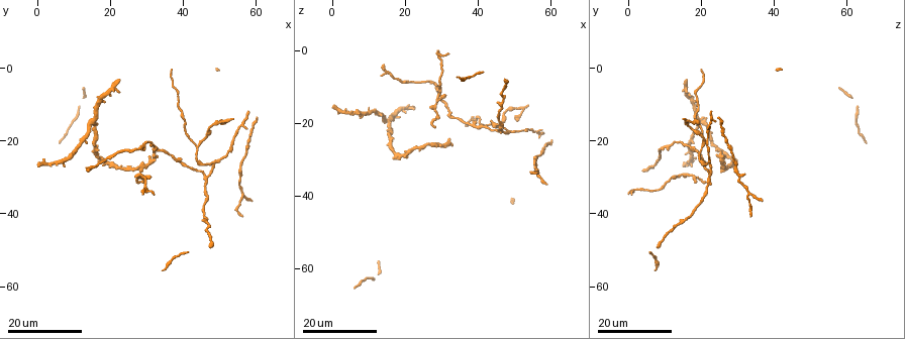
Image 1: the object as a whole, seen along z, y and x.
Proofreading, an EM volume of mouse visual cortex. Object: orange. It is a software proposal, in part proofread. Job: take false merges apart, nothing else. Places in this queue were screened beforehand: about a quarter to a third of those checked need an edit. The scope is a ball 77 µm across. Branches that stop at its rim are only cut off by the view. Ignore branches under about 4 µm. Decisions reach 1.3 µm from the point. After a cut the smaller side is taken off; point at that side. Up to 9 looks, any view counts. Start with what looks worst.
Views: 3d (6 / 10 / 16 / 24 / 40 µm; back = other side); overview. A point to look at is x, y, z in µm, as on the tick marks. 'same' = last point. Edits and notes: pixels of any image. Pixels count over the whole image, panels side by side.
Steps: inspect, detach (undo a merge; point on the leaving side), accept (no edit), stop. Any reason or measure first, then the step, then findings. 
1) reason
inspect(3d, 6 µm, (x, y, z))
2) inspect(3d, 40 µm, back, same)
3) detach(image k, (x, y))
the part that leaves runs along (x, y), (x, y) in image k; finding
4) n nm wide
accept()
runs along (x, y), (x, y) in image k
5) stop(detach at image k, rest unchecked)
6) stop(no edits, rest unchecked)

three-way junction
inspect(3d, 16 µm, (48.5, 26.5, 22.0))

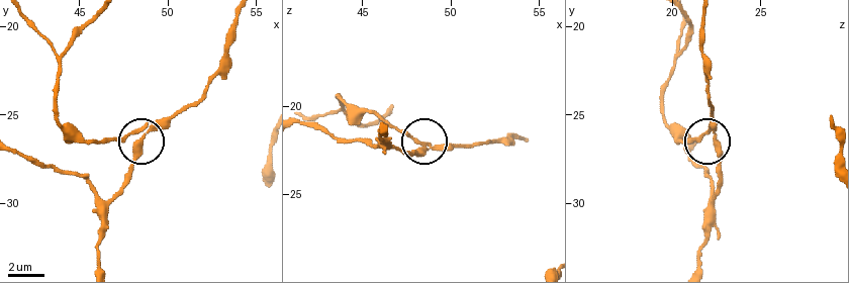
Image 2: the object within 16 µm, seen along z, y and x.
inspect(3d, 6 µm, (48.5, 25.8, 22.2))

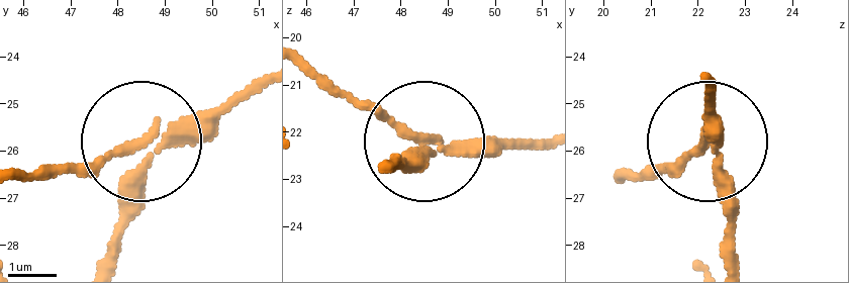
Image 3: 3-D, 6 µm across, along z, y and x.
side arm 37 µm
accept()
runs along (105, 259), (137, 142), (49, 174) in image 3; all the same neuron

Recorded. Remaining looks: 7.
four-way junction
inspect(3d, 24 µm, (46.5, 29.5, 22.5))

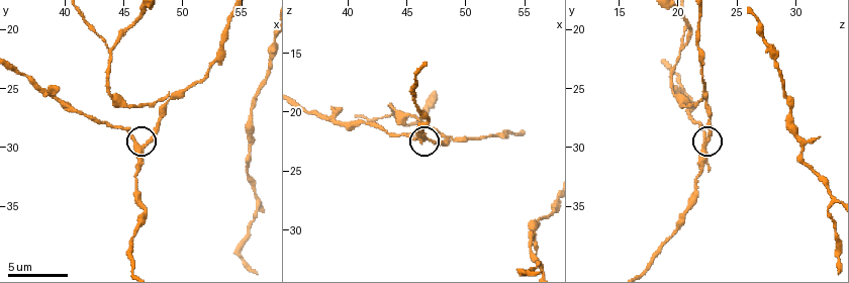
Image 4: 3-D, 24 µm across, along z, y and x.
inspect(3d, 6 µm, (46.6, 30.0, 22.4))

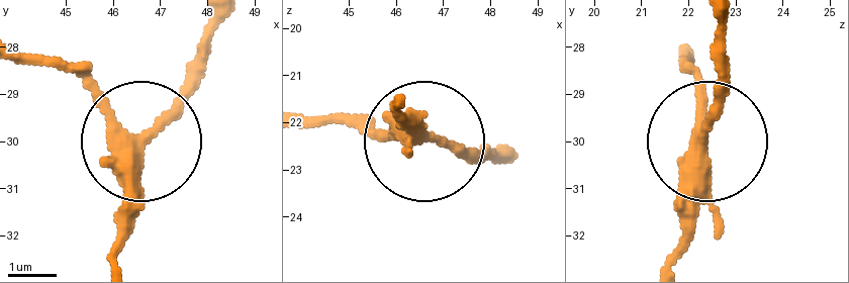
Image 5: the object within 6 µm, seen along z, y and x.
4 arms
detach(image 5, (95, 82))
the part that leaves runs along (122, 140), (86, 85), (26, 61) in image 5; a second neuron is stuck on

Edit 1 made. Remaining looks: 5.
inspect(overview)

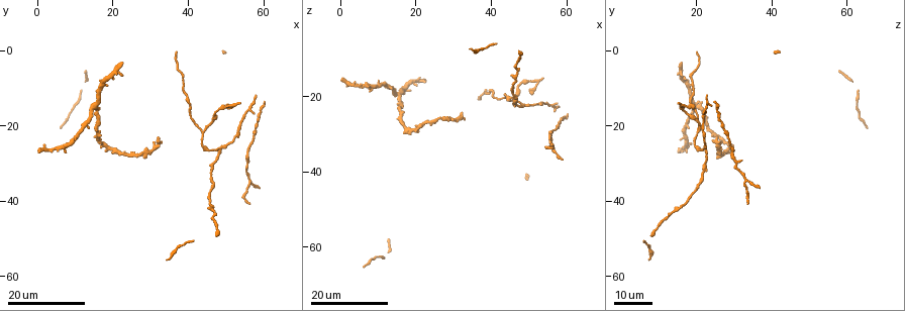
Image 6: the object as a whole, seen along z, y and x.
two arms in line, one across
inspect(3d, 16 µm, (44.0, 22.0, 20.5))

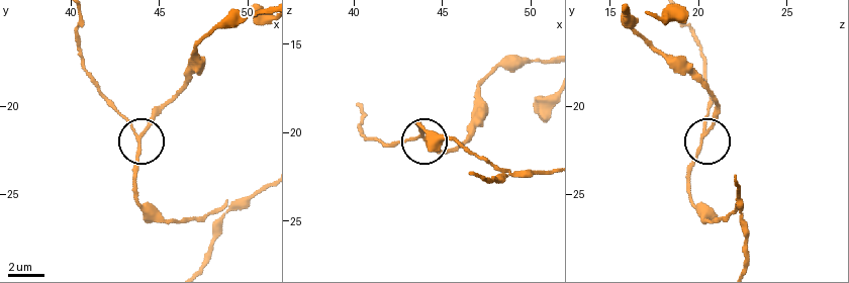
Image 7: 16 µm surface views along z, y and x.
closer look
inspect(3d, 10 µm, (44.0, 21.8, 20.3))

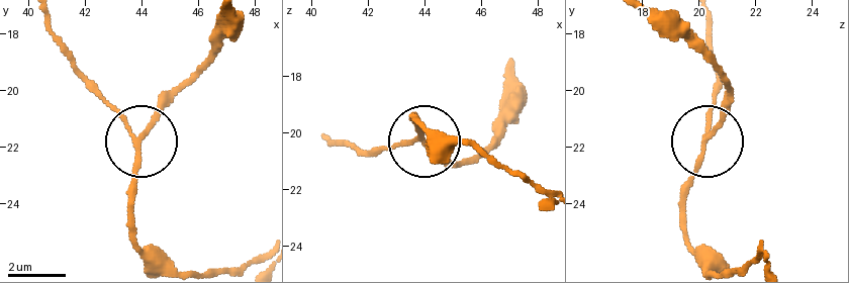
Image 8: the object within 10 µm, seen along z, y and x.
side arm 19 µm
accept()
continuous, no second neuron

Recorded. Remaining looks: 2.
inspect(3d, 10 µm, (56.4, 34.8, 33.0))

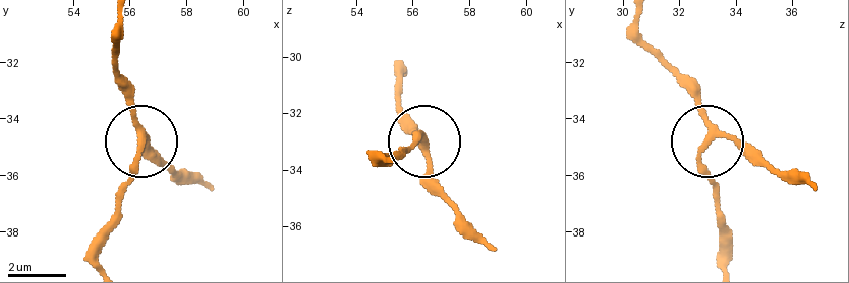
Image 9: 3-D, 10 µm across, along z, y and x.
inspect(3d, 6 µm, (56.5, 34.5, 33.2))

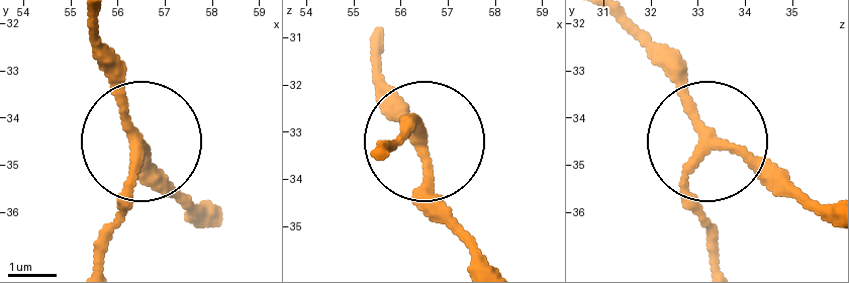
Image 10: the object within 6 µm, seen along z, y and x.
accept()
runs along (377, 49), (426, 193), (454, 225) in image 10; all the same neuron

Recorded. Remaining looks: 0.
stop(detach at image 5, rest unchecked)

